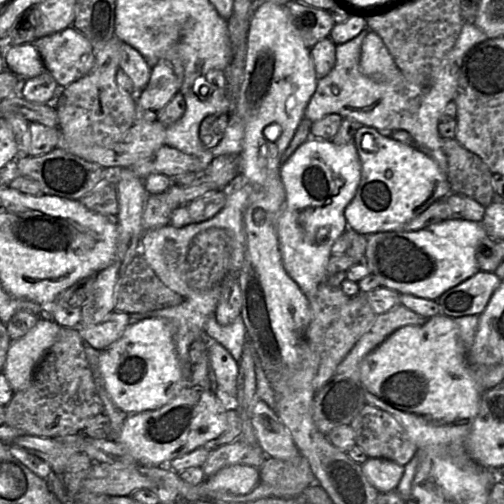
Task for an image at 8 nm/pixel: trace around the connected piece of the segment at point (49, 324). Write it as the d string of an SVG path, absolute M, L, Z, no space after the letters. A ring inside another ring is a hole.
M38 318L35 326L23 337L10 342L3 373L14 392L27 386L36 366L55 343L60 329L61 327L53 319L46 320Z

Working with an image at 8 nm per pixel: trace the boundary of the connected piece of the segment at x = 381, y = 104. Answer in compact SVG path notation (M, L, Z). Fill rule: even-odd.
M465 22L454 46L433 69L432 83L419 86L404 79L402 74L394 81L380 82L360 71L361 45L369 32L366 28L348 42L336 45L335 65L325 77L318 79L316 91L305 109L304 118L314 123L329 114L338 114L343 119L353 120L379 132L404 130L411 135L413 145L431 157L447 174L447 158L438 133L439 118L445 106L454 100L465 55L473 47L487 40L486 34L473 23Z

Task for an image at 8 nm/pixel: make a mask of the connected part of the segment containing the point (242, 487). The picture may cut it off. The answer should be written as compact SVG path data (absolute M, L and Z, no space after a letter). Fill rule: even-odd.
M231 465L206 477L204 482L213 490L245 495L260 483L260 473L258 468L252 466Z

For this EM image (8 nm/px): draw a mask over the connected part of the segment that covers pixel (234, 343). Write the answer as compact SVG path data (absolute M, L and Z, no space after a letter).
M215 315L211 316L205 325L205 336L225 347L233 358L239 362L242 358L244 345L245 326L241 315L229 325L220 325Z

